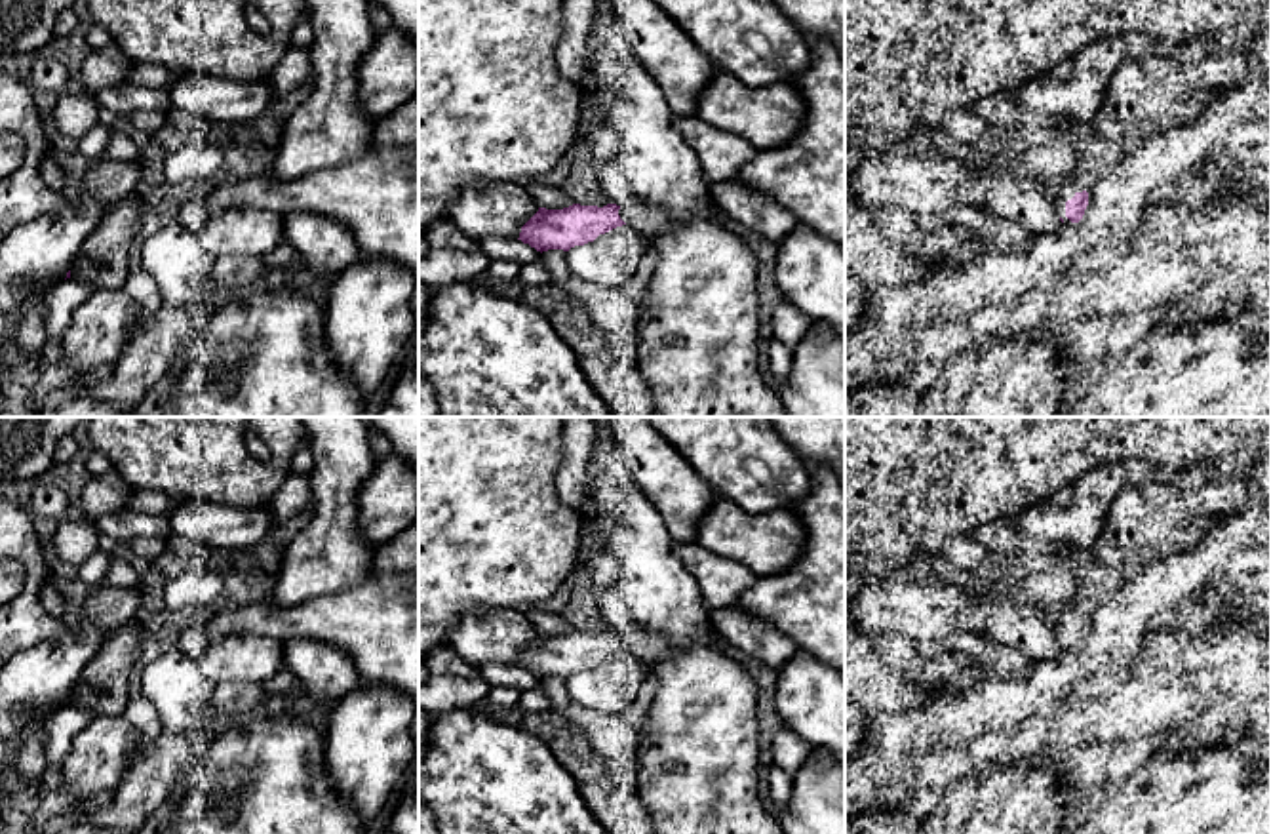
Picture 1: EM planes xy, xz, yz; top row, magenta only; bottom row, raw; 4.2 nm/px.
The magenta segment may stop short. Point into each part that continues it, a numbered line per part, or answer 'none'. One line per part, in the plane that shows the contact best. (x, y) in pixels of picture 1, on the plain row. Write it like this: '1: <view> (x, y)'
1: yz (1072, 612)

